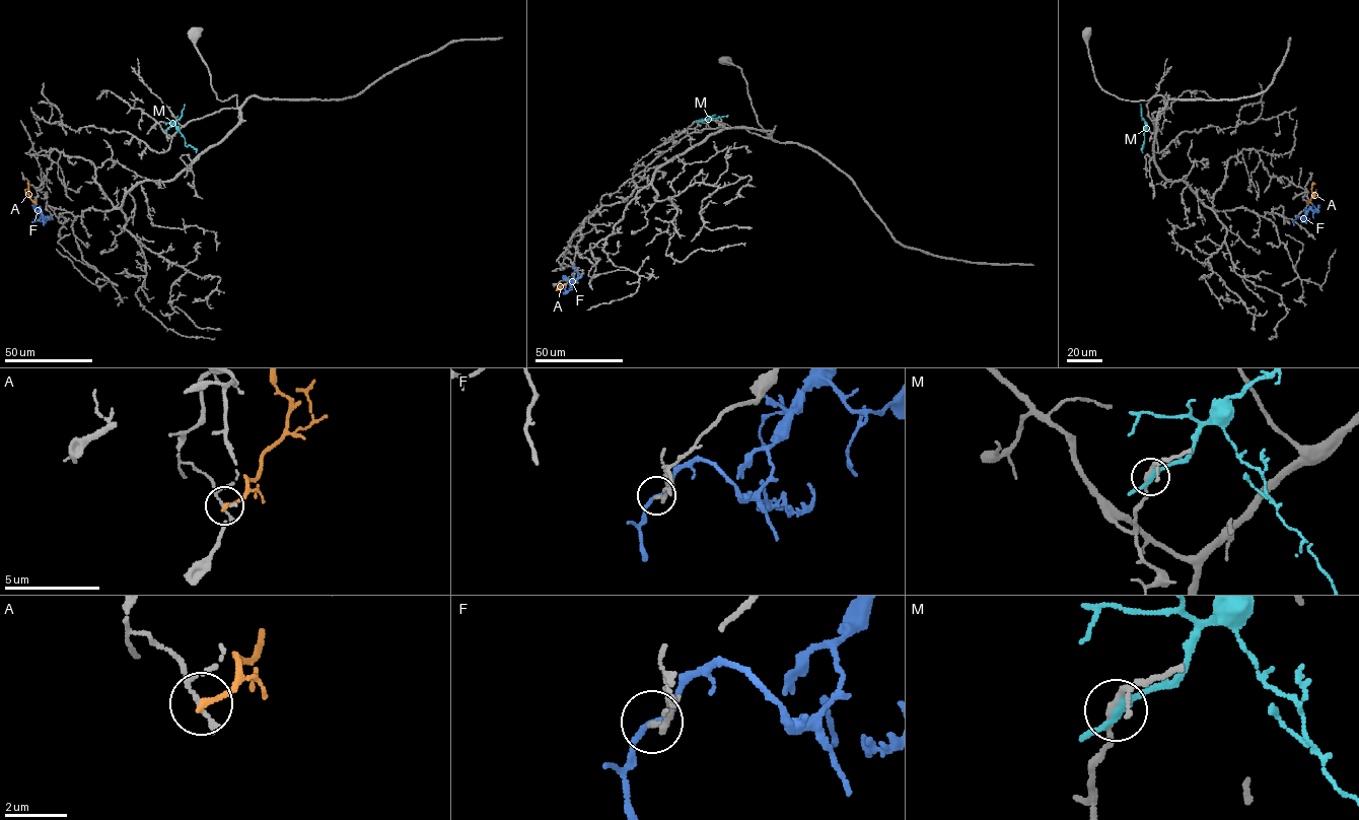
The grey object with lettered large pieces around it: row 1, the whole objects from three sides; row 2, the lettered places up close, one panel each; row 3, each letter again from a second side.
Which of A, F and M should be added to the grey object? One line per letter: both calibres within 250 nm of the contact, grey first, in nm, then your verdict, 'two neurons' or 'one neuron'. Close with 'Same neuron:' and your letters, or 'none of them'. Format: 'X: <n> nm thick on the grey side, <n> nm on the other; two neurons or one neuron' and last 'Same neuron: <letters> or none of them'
A: 140 nm thick on the grey side, 220 nm on the other; two neurons
F: 140 nm thick on the grey side, 170 nm on the other; two neurons
M: 160 nm thick on the grey side, 300 nm on the other; two neurons
Same neuron: none of them

